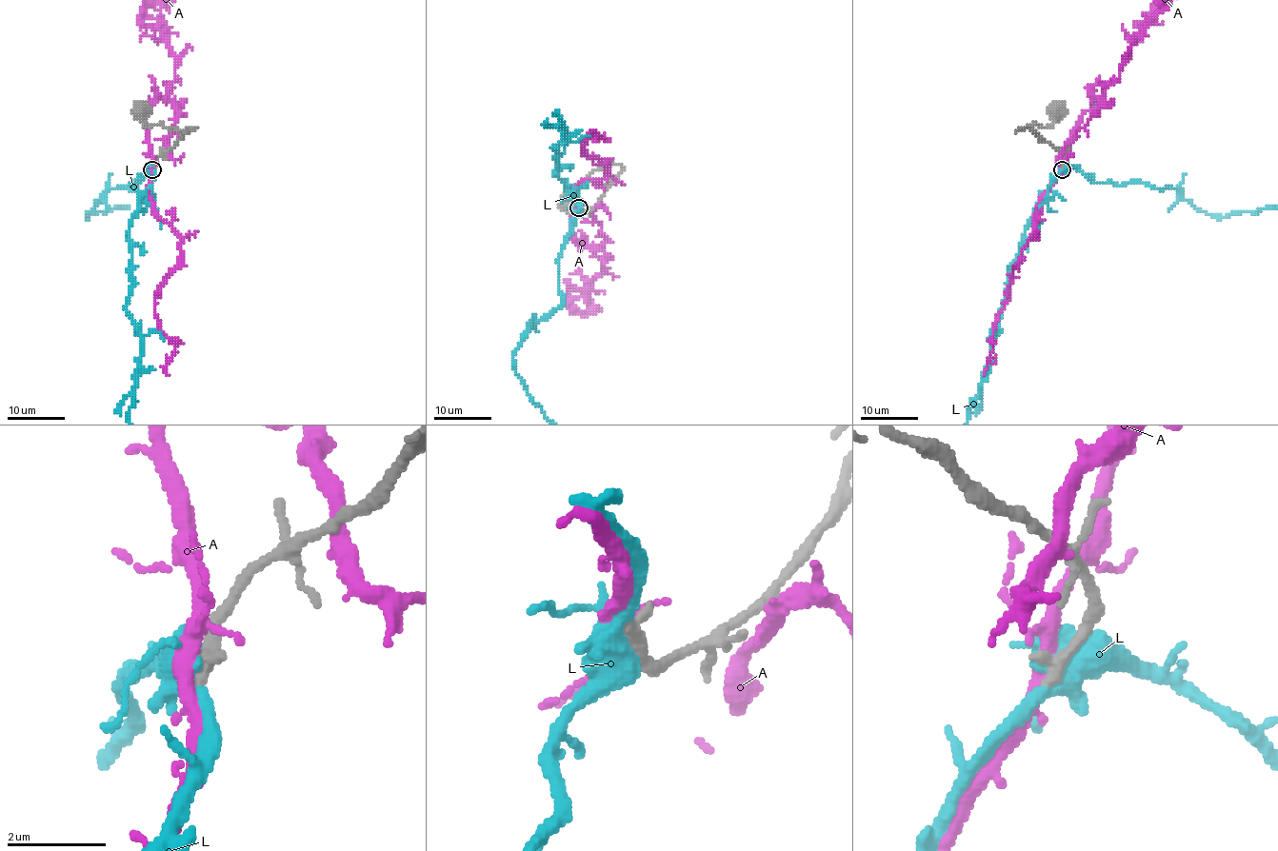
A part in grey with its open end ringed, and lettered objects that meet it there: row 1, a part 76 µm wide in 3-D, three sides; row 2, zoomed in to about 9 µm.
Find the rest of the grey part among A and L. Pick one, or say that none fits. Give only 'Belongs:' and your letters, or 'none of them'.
Belongs: L

